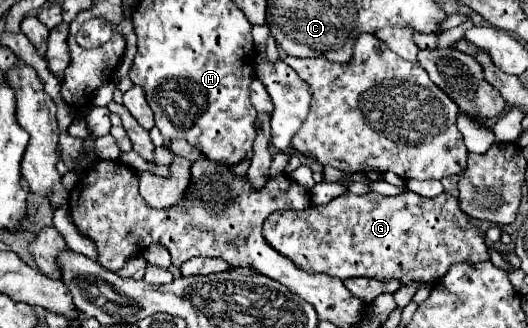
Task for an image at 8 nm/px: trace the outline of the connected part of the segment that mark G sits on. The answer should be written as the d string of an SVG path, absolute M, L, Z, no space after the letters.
M408 188L398 196L380 196L372 192L354 196L350 192L344 192L326 206L314 206L310 212L292 212L292 210L272 212L264 222L262 234L266 242L274 246L274 250L288 256L298 268L314 274L324 272L340 280L364 276L382 282L398 280L402 286L410 286L414 282L432 284L440 280L454 262L476 264L490 258L484 232L472 222L468 214L460 210L458 200L448 192L442 192L440 196L434 198L424 198Z

